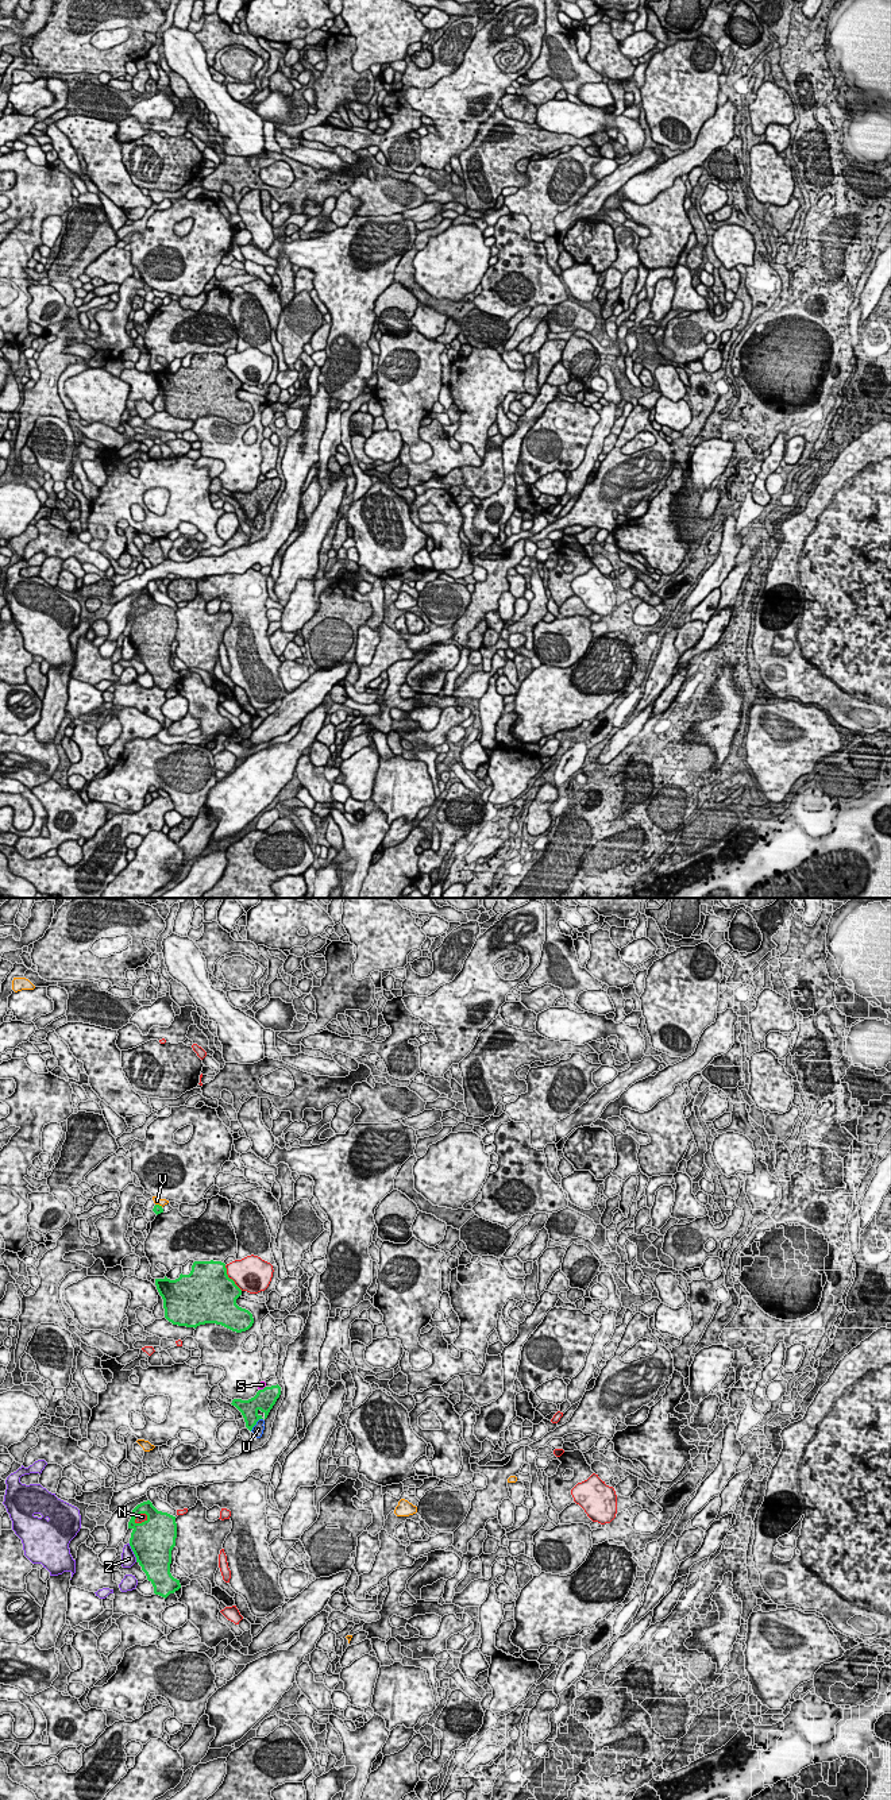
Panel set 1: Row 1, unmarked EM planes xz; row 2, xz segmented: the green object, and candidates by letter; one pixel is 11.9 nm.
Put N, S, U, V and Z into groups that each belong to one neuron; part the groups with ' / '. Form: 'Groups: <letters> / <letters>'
Groups: N / S U / V / Z

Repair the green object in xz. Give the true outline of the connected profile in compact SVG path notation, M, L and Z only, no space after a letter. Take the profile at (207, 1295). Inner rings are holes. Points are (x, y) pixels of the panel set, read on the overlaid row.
M194 1261L189 1275L181 1273L176 1280L166 1276L155 1279L155 1286L163 1299L165 1318L173 1325L196 1329L200 1325L216 1323L242 1333L254 1323L252 1314L236 1304L242 1290L228 1277L225 1264L221 1261Z

